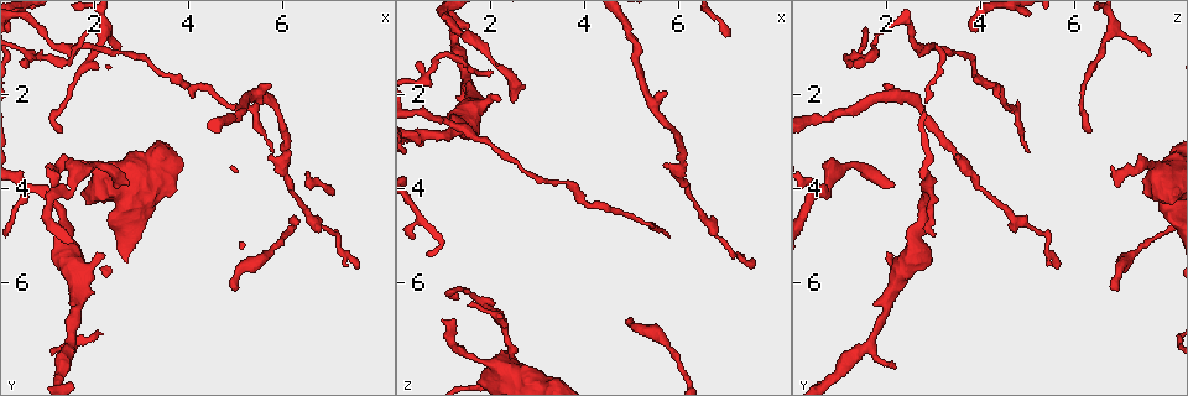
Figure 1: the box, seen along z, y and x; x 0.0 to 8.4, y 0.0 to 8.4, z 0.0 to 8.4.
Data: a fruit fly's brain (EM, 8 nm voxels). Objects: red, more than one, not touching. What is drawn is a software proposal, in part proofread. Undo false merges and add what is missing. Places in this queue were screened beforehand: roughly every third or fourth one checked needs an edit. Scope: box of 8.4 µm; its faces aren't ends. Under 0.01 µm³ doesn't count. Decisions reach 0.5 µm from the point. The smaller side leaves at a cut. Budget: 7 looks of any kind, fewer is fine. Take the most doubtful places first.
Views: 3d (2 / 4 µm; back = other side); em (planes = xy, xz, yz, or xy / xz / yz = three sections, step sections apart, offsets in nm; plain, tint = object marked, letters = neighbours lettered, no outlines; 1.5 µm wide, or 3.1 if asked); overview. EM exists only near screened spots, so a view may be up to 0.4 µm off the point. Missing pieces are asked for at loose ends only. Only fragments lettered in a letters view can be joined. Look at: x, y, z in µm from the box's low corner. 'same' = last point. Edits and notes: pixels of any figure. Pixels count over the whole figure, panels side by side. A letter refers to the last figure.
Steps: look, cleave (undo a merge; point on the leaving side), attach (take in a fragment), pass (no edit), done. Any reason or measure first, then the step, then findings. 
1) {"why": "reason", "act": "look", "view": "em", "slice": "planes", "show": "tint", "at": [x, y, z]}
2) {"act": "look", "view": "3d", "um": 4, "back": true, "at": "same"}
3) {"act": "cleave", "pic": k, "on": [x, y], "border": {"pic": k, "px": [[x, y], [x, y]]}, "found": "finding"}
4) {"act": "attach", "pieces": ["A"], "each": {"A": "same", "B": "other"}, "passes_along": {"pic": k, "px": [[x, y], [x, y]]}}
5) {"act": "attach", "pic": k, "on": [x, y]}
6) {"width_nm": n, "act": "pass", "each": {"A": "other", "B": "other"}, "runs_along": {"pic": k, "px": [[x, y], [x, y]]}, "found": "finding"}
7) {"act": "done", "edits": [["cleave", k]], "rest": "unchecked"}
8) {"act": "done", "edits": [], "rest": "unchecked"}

{"why": "tapers out", "act": "look", "view": "3d", "um": 4, "at": [1.05, 3.50, 6.75]}

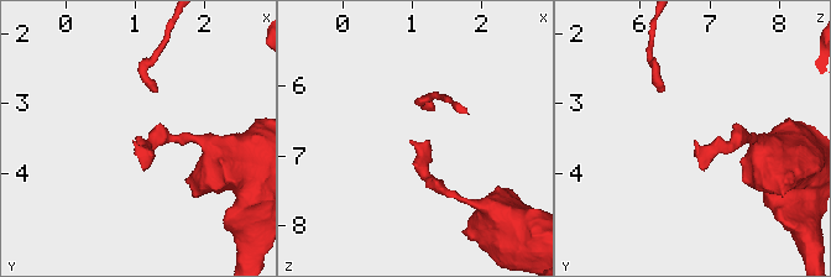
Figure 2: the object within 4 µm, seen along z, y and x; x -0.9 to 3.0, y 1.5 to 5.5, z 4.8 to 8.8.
{"act": "look", "view": "em", "slice": "planes", "show": "tint", "at": [0.95, 3.55, 6.80]}

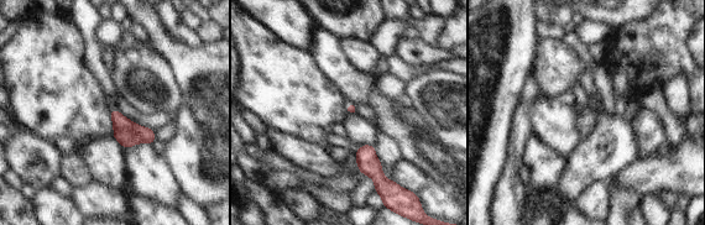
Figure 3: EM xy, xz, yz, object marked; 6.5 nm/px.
{"act": "look", "view": "em", "slice": "planes", "show": "letters", "at": "same"}

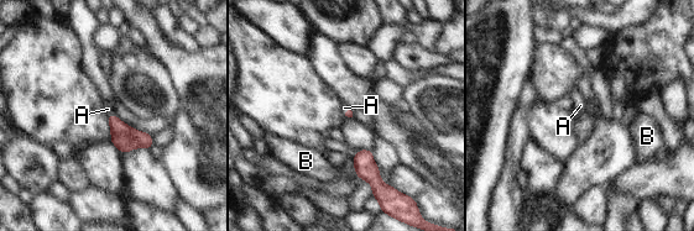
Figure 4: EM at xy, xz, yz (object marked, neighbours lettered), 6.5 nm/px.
{"longest_contact_nm": ["B", 100], "act": "attach", "pic": 4, "on": [108, 109], "each": {"A": "same", "B": "other"}, "passes_along": {"pic": 4, "px": [[125, 138], [108, 115], [108, 109]]}, "found": "the cell continues"}

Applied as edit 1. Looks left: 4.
{"why": "branch stops here", "act": "look", "view": "em", "slice": "planes", "show": "plain", "at": [2.25, 5.45, 2.10]}

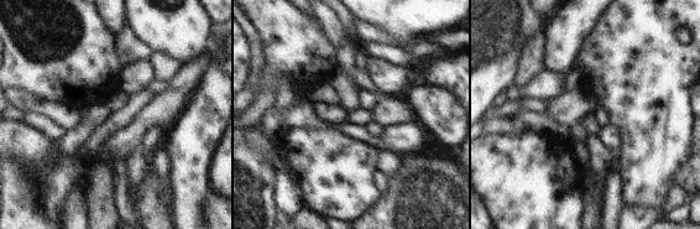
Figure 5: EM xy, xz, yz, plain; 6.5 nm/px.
{"act": "look", "view": "em", "slice": "planes", "show": "tint", "at": "same"}

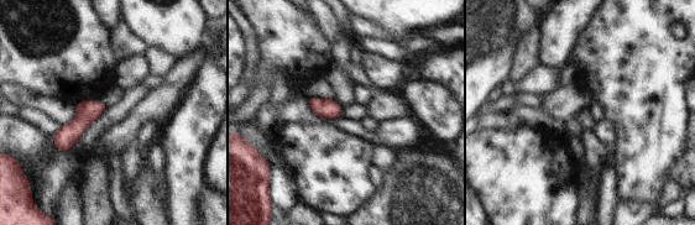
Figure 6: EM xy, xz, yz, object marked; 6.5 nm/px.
{"act": "look", "view": "em", "slice": "planes", "show": "letters", "at": "same"}

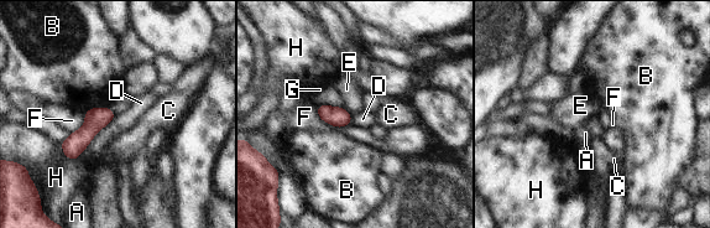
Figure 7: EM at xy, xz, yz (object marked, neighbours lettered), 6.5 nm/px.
{"act": "pass", "each": {"A": "other", "B": "other", "C": "other", "D": "other", "E": "other", "F": "other", "G": "other", "H": "other"}, "border": {"pic": 7, "px": [[353, 118], [350, 122]]}, "found": "no lettered fragment goes on from it"}

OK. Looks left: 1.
{"act": "done", "edits": [["attach", 4]], "rest": "unchecked"}

